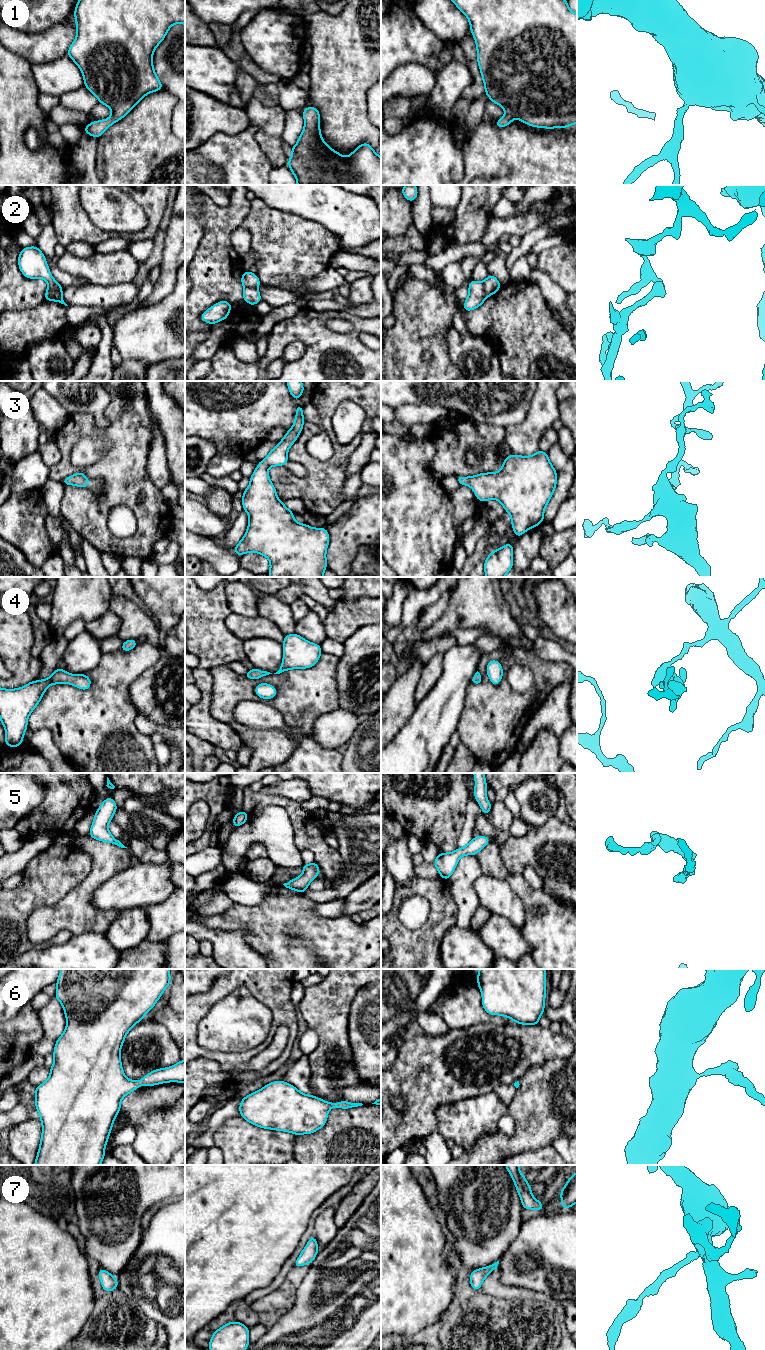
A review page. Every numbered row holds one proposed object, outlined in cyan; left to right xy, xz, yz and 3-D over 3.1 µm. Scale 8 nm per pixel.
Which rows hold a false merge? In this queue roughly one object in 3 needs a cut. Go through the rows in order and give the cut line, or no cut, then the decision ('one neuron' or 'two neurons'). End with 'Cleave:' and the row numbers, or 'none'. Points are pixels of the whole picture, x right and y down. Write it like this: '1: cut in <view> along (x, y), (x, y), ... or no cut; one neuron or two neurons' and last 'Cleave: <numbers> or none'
1: no cut; one neuron
2: cut in xy along (61, 286), (58, 291), (52, 291), (47, 288); two neurons
3: no cut; one neuron
4: no cut; one neuron
5: no cut; one neuron
6: no cut; one neuron
7: no cut; one neuron
Cleave: 2

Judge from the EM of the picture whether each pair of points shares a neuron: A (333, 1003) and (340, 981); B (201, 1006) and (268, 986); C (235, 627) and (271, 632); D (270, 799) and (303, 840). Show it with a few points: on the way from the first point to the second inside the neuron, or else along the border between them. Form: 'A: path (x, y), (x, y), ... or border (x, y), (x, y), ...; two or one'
A: path (333, 998), (340, 986); one
B: path (218, 991), (234, 979), (251, 979); one
C: path (244, 627), (262, 627); one
D: path (283, 802), (300, 818), (302, 827); one

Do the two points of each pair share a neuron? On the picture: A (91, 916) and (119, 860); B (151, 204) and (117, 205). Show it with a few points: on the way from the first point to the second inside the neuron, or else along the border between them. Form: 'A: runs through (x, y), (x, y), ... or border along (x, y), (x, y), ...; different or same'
A: runs through (86, 901), (87, 887), (104, 870); same
B: border along (128, 195), (144, 211), (147, 226); different

